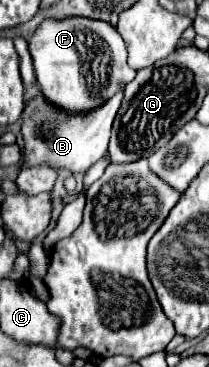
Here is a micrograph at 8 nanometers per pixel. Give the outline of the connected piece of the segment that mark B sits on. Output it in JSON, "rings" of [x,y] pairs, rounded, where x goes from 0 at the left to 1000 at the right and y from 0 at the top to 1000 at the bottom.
{"rings":[[[593,234],[459,300],[421,300],[421,311],[344,311],[344,322],[306,322],[306,311],[268,311],[268,289],[230,289],[201,256],[182,251],[153,272],[124,278],[105,305],[105,436],[96,463],[163,452],[230,452],[258,463],[335,463],[344,474],[411,474],[421,441],[459,447],[517,403],[536,327],[574,294],[593,262]]]}

